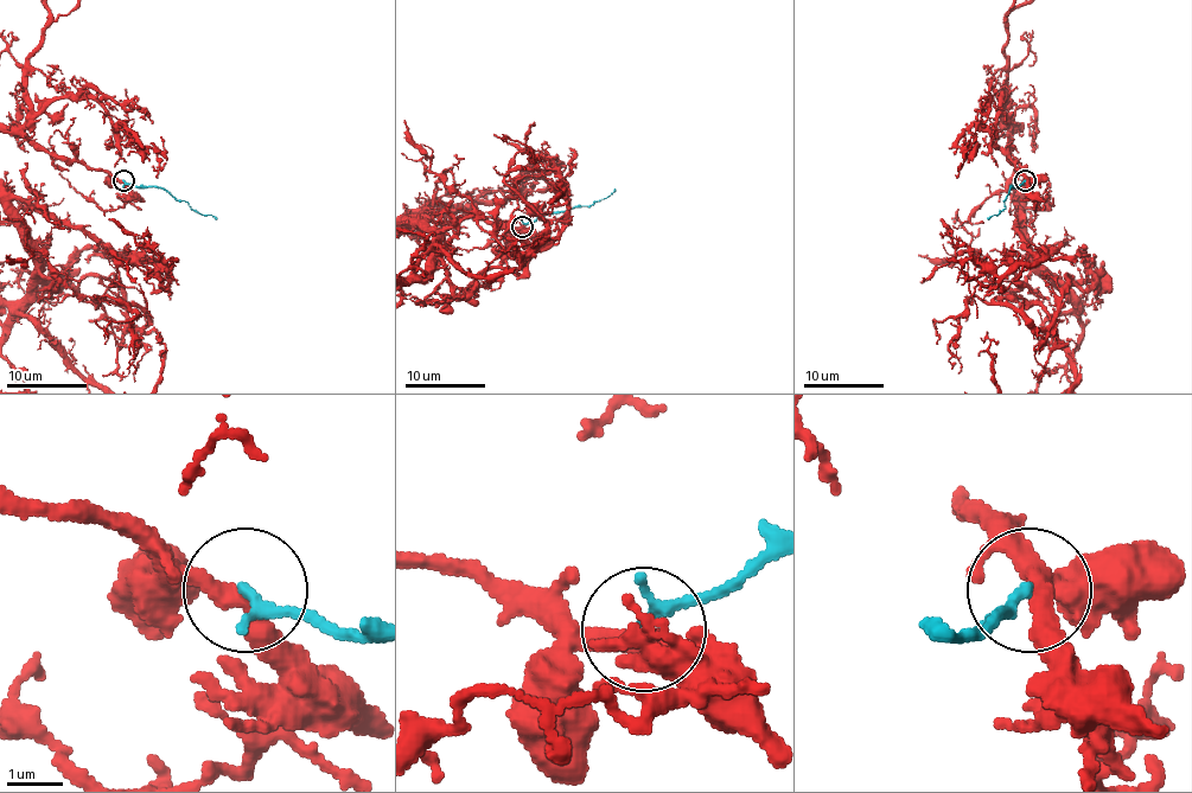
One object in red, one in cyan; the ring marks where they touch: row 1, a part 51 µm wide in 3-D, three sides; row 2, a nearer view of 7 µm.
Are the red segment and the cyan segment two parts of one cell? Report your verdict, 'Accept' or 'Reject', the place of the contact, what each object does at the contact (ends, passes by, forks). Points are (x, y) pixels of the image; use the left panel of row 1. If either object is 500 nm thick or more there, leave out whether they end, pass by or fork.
Reject. Place: (123, 180). At the ring red passes by. At the ring cyan passes by

